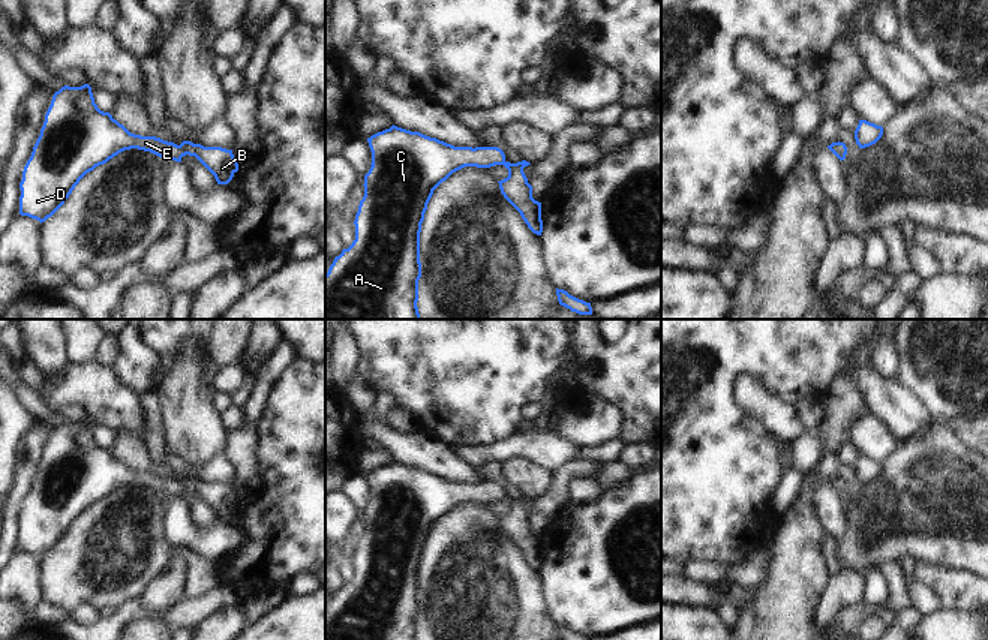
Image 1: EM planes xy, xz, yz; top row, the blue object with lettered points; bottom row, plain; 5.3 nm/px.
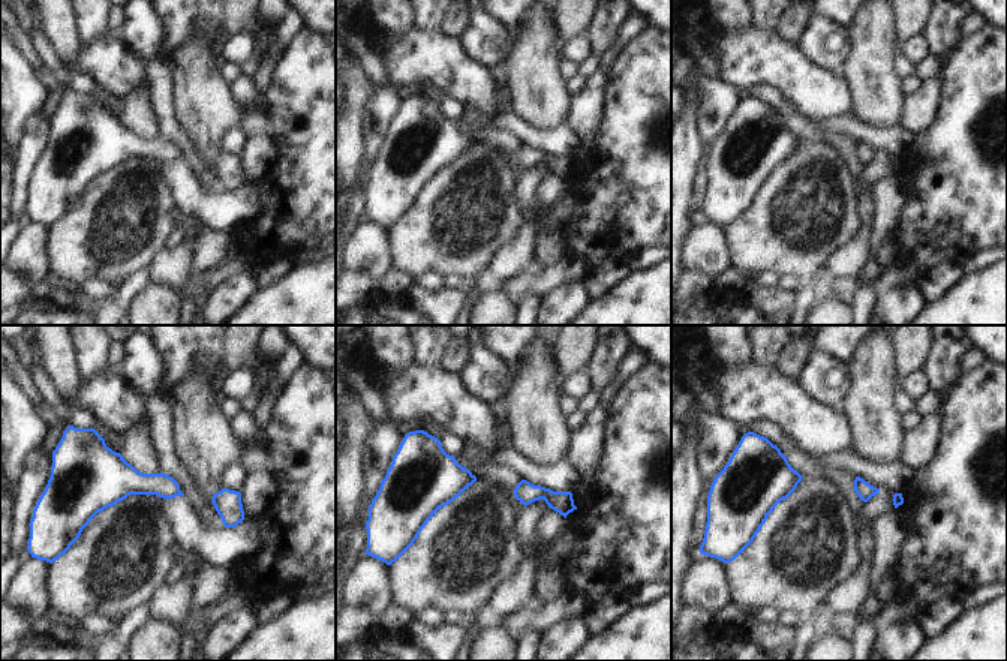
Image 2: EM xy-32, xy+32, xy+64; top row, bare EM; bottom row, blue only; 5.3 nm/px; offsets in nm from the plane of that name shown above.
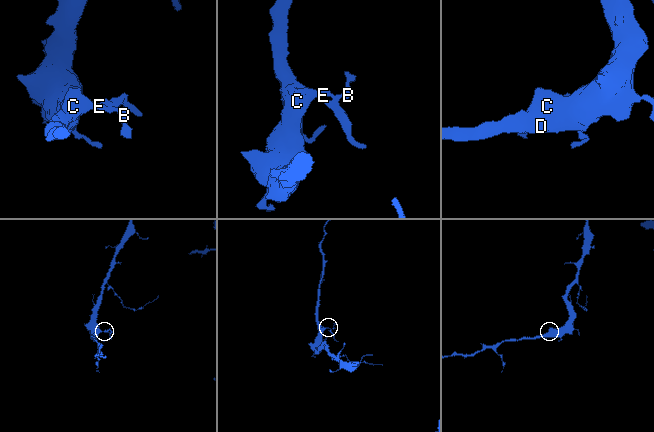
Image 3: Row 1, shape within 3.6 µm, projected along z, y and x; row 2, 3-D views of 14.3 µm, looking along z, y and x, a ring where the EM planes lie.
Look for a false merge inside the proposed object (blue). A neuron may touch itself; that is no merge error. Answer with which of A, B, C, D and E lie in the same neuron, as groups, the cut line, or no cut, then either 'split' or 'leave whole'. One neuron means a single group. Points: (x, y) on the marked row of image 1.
groups A B C D E; cut none; leave whole

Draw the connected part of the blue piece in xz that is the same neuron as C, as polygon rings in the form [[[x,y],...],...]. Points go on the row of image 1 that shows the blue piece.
[[[394,124],[367,142],[372,166],[364,175],[364,196],[354,220],[355,240],[334,258],[325,274],[325,319],[421,319],[417,307],[421,223],[433,190],[465,166],[504,165],[508,177],[498,181],[501,193],[528,228],[541,235],[541,202],[532,198],[532,186],[523,172],[529,162],[510,163],[498,147],[454,147]]]

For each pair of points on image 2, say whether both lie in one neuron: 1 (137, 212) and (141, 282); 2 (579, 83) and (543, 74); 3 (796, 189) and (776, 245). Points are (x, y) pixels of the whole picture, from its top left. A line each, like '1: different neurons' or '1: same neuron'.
1: different neurons
2: different neurons
3: same neuron

